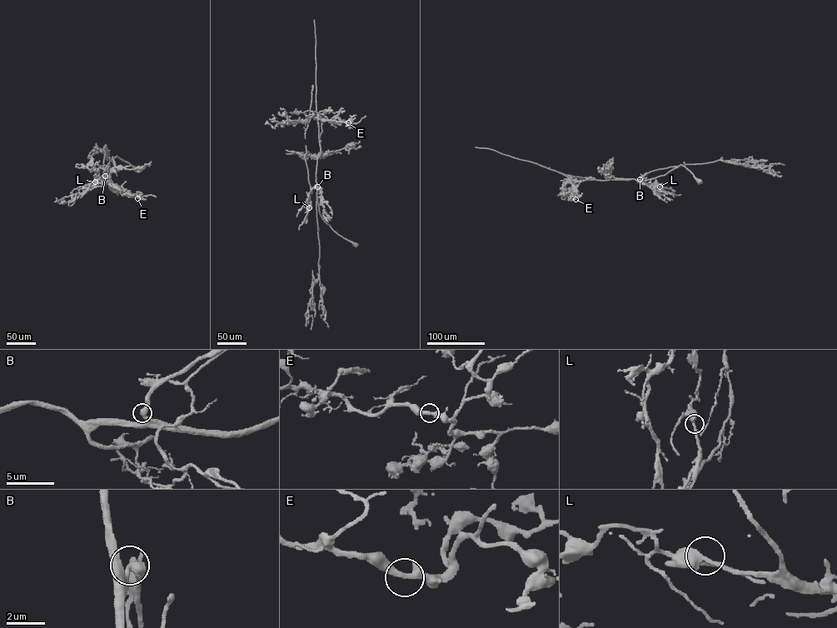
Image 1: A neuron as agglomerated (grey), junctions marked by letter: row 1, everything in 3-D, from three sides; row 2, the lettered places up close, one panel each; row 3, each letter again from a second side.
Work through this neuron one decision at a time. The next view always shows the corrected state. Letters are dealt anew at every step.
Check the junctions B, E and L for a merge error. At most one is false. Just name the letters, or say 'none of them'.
none of them

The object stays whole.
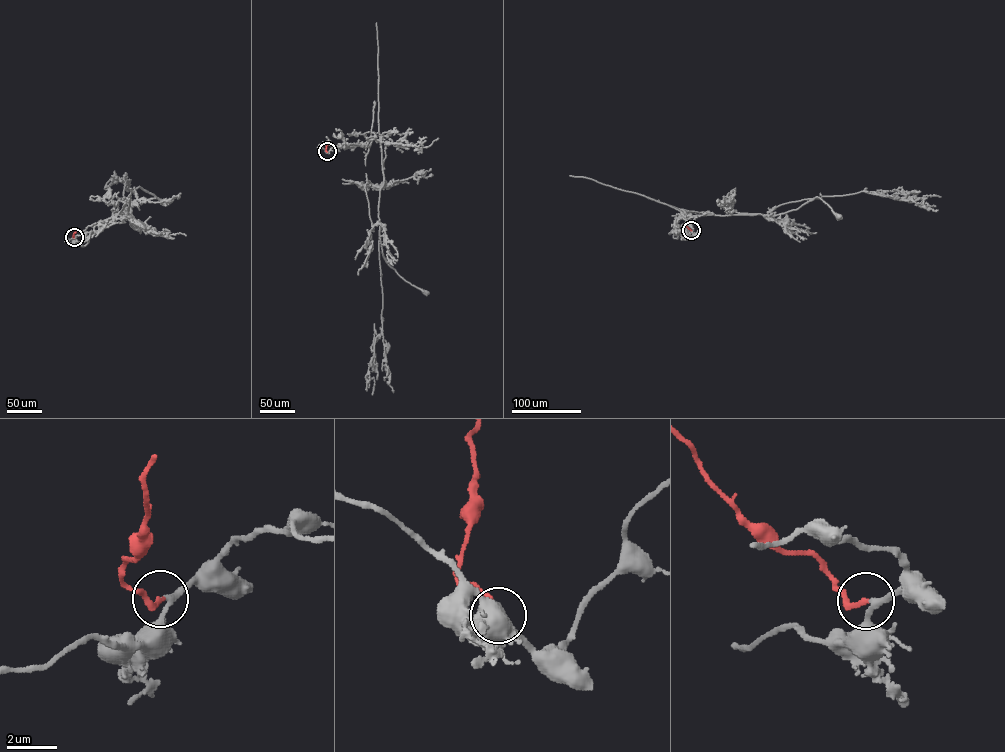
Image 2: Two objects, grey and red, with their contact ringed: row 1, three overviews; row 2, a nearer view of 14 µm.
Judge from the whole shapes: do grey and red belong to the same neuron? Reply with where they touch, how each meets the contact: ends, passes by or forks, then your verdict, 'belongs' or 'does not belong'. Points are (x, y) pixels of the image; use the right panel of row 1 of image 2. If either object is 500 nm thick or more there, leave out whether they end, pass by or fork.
place (691, 230); grey passes by; red ends; belongs

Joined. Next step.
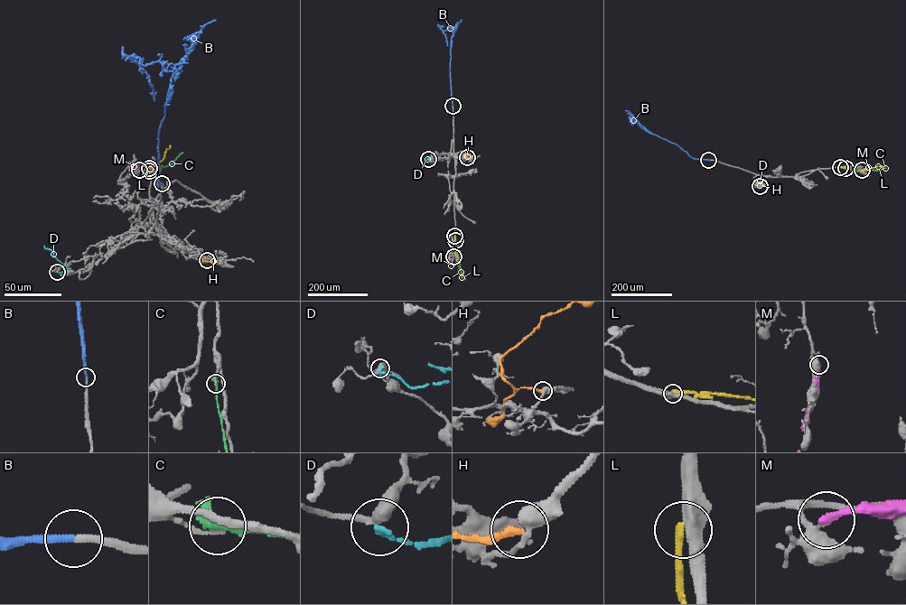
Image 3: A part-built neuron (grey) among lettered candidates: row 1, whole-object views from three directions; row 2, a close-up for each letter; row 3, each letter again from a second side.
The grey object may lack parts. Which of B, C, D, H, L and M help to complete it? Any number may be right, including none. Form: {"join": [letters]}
{"join": ["B"]}

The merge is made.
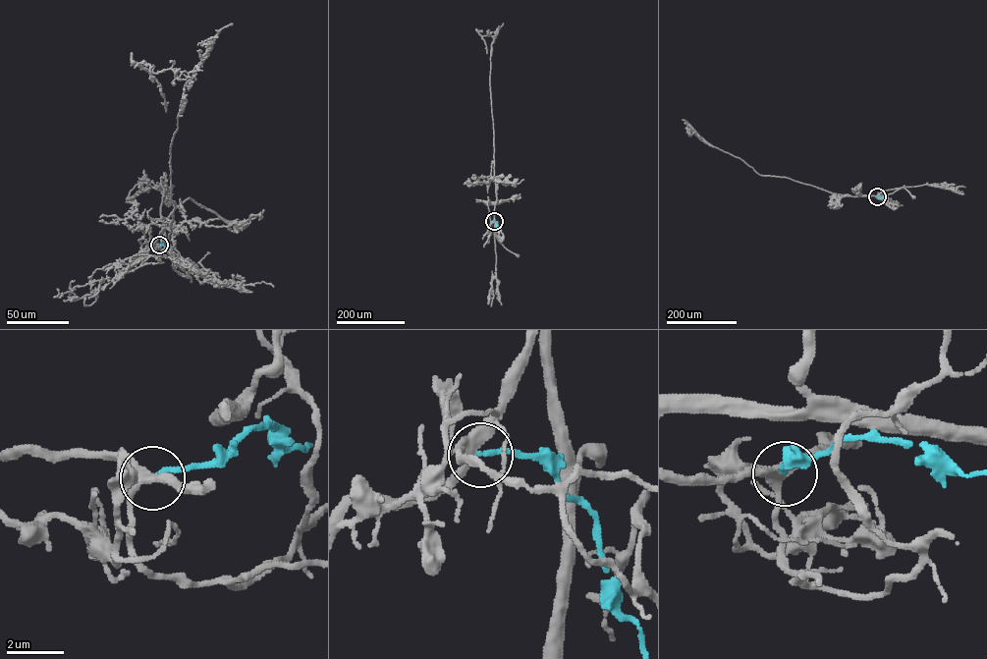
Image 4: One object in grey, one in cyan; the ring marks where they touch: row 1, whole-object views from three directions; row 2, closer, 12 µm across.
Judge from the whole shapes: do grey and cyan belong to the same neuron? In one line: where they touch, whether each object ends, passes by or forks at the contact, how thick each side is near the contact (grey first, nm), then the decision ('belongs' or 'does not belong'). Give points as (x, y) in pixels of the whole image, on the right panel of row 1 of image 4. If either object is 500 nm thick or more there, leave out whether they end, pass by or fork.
place (877, 196); grey forks; cyan ends; calibres 360 and 190 nm; does not belong

